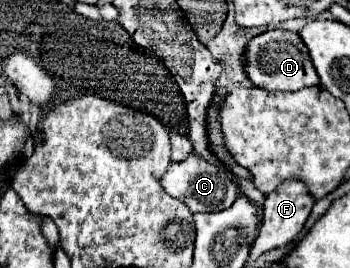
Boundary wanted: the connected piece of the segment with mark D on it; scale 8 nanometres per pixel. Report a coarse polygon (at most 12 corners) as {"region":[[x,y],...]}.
{"region":[[293,31],[257,35],[245,69],[261,89],[319,85]]}

